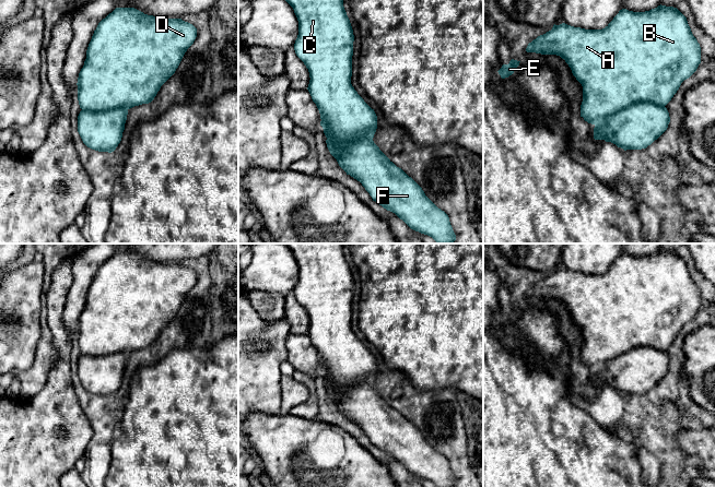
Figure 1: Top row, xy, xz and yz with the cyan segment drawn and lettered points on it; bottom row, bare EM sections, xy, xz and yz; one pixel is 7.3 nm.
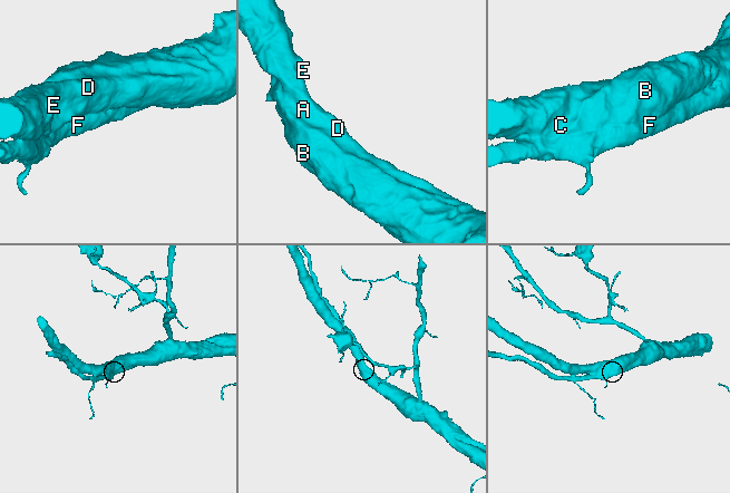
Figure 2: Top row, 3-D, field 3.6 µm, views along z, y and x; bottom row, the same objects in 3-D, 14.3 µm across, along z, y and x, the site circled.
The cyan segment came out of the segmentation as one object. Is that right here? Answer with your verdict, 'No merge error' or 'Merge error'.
No merge error

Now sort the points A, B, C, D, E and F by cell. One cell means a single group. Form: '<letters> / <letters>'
A B C D E F

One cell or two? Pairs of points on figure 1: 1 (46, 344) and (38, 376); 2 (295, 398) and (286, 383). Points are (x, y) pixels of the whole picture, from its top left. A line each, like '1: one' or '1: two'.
1: one
2: one

